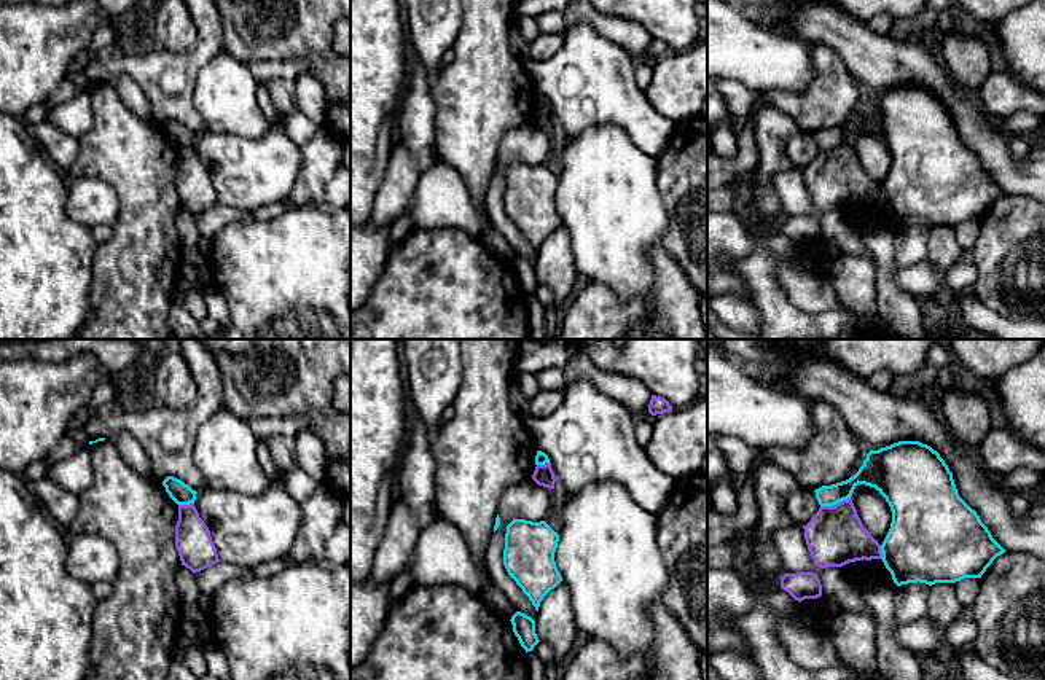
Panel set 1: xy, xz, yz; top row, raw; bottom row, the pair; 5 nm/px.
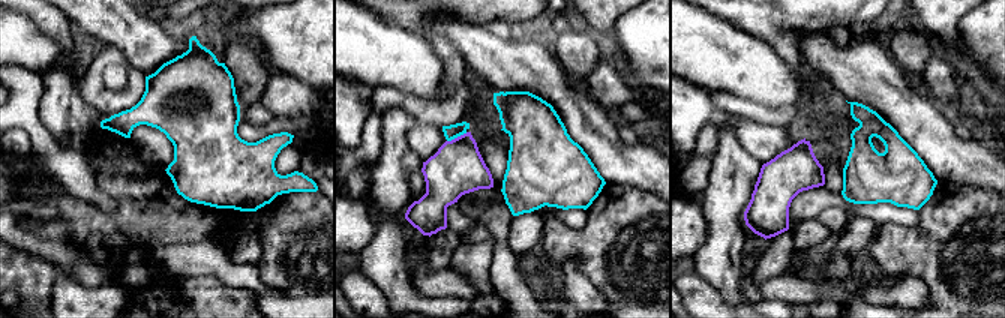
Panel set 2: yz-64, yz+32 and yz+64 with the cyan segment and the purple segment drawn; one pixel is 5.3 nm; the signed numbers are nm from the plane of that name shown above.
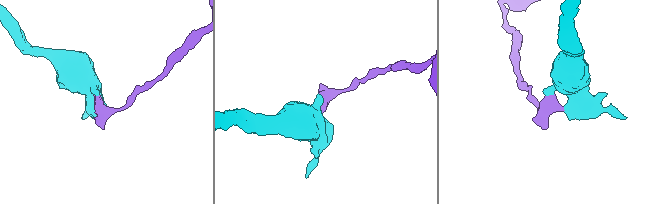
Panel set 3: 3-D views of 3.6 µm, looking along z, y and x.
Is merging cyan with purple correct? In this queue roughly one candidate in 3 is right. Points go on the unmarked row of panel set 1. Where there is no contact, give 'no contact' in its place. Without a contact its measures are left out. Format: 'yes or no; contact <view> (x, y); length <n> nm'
no; contact yz (835, 147); length 160 nm

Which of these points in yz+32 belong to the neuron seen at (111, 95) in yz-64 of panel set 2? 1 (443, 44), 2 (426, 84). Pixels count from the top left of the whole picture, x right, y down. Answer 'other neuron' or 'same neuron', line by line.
1: same neuron
2: other neuron

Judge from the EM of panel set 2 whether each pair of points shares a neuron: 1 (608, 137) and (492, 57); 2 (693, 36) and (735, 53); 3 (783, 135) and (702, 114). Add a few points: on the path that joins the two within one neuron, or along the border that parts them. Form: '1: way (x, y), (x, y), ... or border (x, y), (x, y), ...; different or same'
1: way (579, 111), (536, 69), (521, 65); same
2: way (704, 47), (710, 53), (725, 53); same
3: way (764, 135), (752, 135), (741, 125), (722, 119); same

